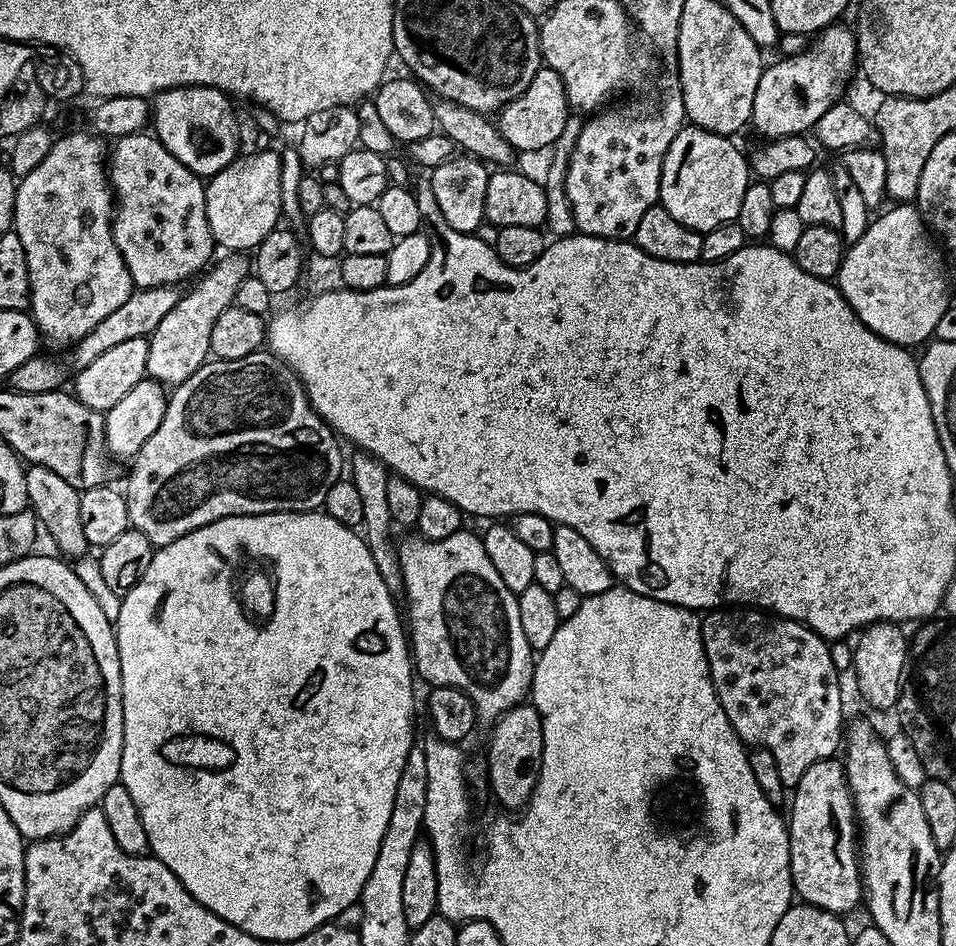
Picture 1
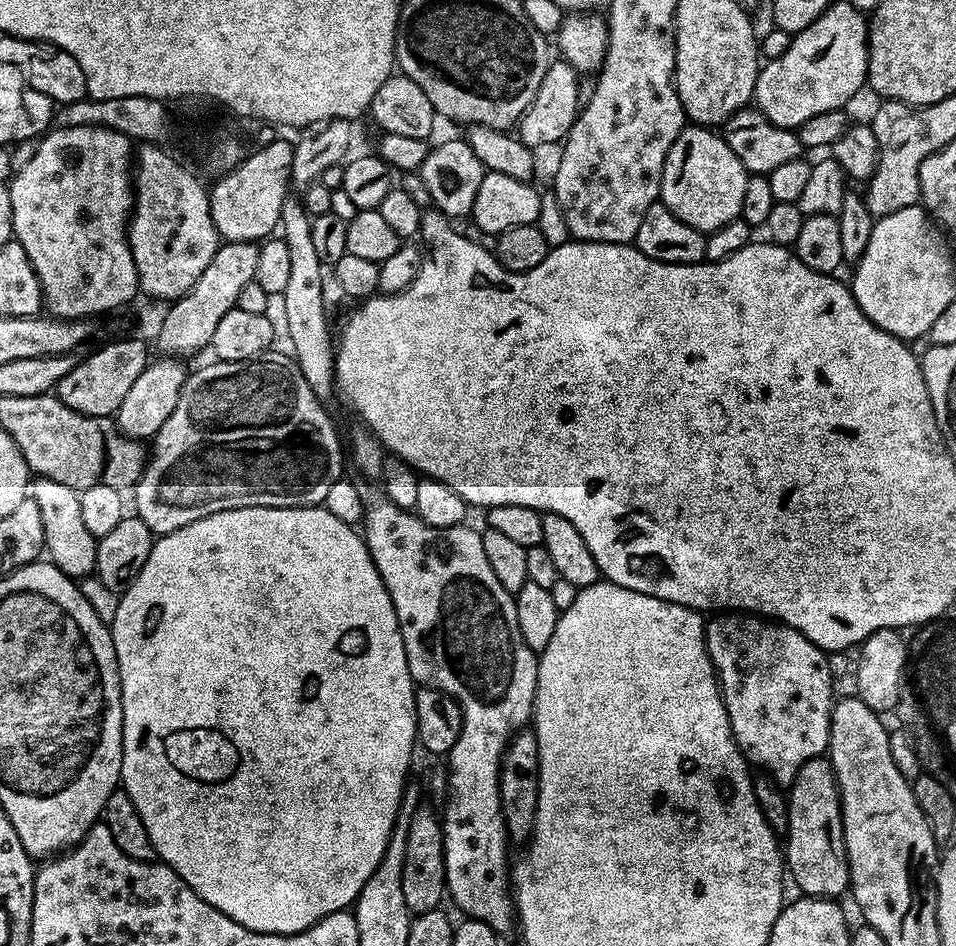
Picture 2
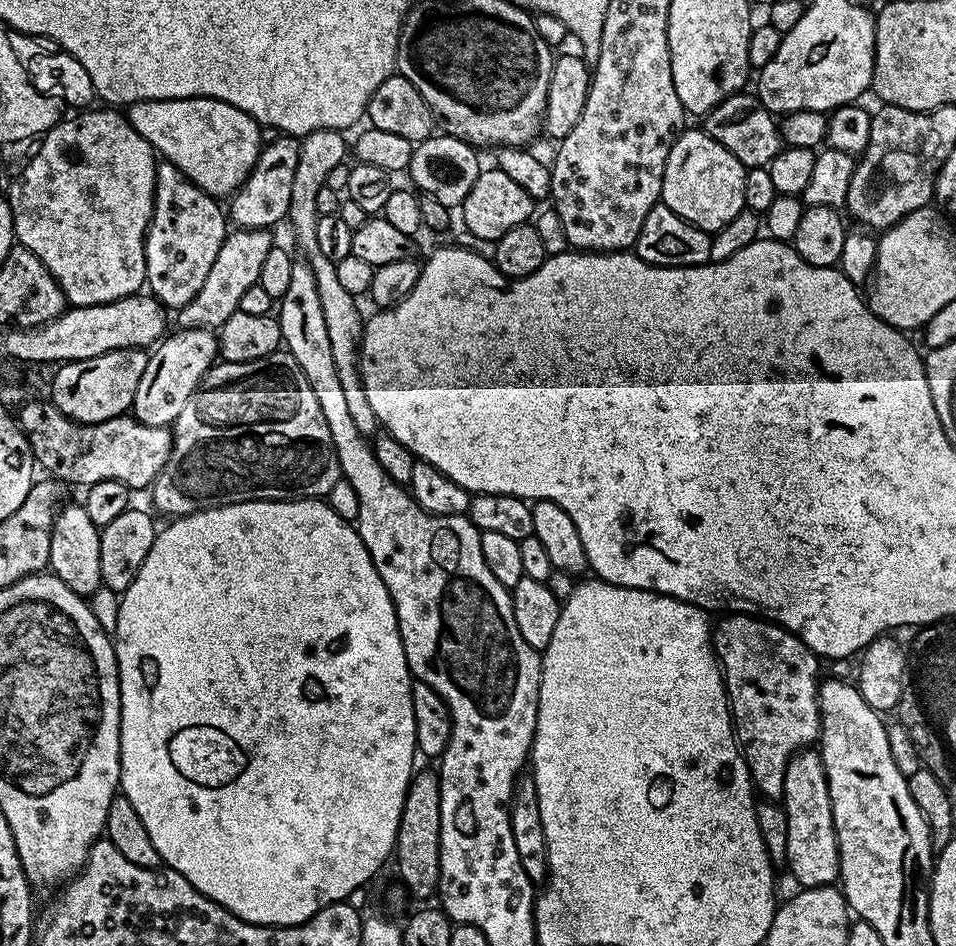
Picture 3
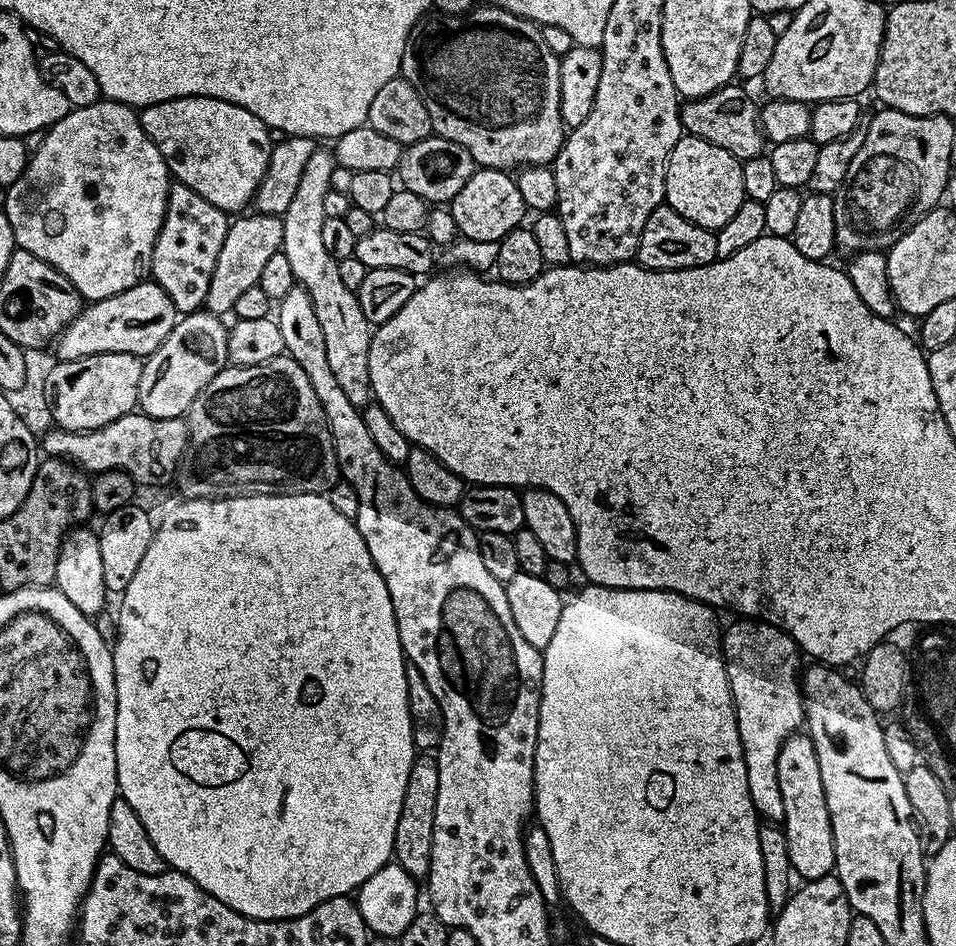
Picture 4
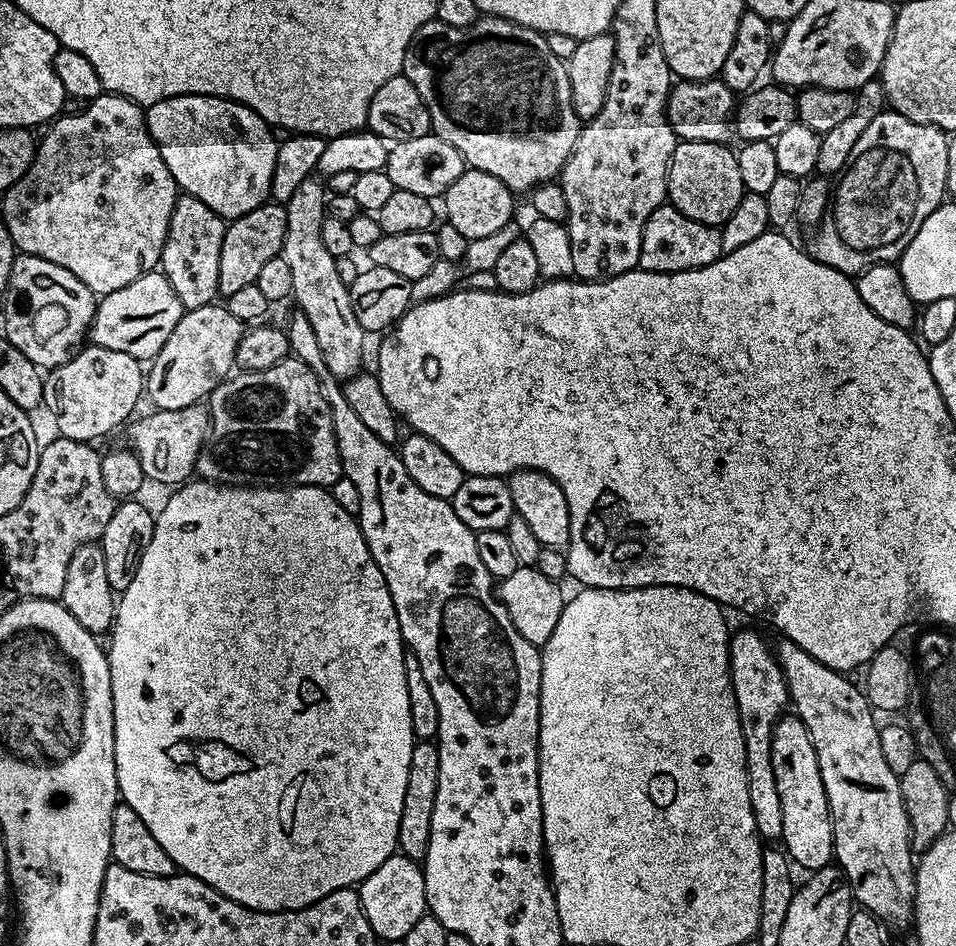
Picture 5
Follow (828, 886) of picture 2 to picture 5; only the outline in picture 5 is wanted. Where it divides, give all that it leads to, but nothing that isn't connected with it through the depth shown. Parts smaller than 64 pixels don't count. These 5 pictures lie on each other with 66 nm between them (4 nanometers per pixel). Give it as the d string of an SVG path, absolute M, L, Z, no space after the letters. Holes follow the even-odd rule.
M785 714L774 726L772 735L772 765L774 782L778 782L778 798L782 798L782 847L797 869L808 868L809 873L829 867L834 860L832 846L832 817L828 814L828 799L818 770L818 754L806 726L795 714Z

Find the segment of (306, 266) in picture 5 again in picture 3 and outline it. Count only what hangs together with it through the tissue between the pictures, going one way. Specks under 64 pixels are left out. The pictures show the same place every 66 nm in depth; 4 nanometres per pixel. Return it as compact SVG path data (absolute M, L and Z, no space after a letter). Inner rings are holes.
M335 128L314 130L309 136L300 140L298 154L298 170L294 170L294 187L290 194L287 223L292 223L292 232L296 235L296 244L304 251L303 259L313 271L317 283L319 301L322 302L322 313L326 320L327 337L330 338L330 349L334 358L334 367L342 384L343 396L347 401L347 409L354 425L365 438L375 437L378 431L378 421L374 409L370 407L370 398L366 398L364 383L360 377L360 337L364 330L365 321L360 320L360 308L357 297L352 296L338 282L336 261L326 258L322 250L318 250L318 190L325 186L326 177L334 166L345 163L343 131Z

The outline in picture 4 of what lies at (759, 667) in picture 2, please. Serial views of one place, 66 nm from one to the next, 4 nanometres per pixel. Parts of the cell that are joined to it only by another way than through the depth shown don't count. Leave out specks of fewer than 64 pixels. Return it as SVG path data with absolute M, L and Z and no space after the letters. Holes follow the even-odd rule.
M736 618L736 621L729 628L725 627L720 637L720 648L724 652L724 665L726 666L726 674L728 675L730 690L732 691L732 701L734 702L736 721L738 722L738 738L742 742L742 754L746 762L746 786L750 790L752 805L756 808L757 817L763 818L768 822L783 821L784 807L782 806L782 790L778 790L778 754L782 750L786 738L797 735L806 724L804 719L804 693L801 684L802 663L800 664L800 659L802 659L802 653L796 647L796 643L792 641L792 637L783 628L777 626L775 623L755 618Z

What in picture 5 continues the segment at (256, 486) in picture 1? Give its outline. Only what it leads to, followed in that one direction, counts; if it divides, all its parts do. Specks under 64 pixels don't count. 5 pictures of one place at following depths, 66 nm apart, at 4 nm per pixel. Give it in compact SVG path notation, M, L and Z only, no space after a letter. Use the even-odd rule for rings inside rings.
M289 358L270 366L270 370L254 370L253 372L237 371L229 375L206 398L206 407L210 427L208 439L199 458L196 459L195 475L202 480L210 480L213 484L227 484L229 486L314 486L325 490L331 489L334 482L344 475L342 462L339 460L338 446L336 445L334 426L332 425L331 410L328 408L327 398L321 388L319 378L297 358Z

